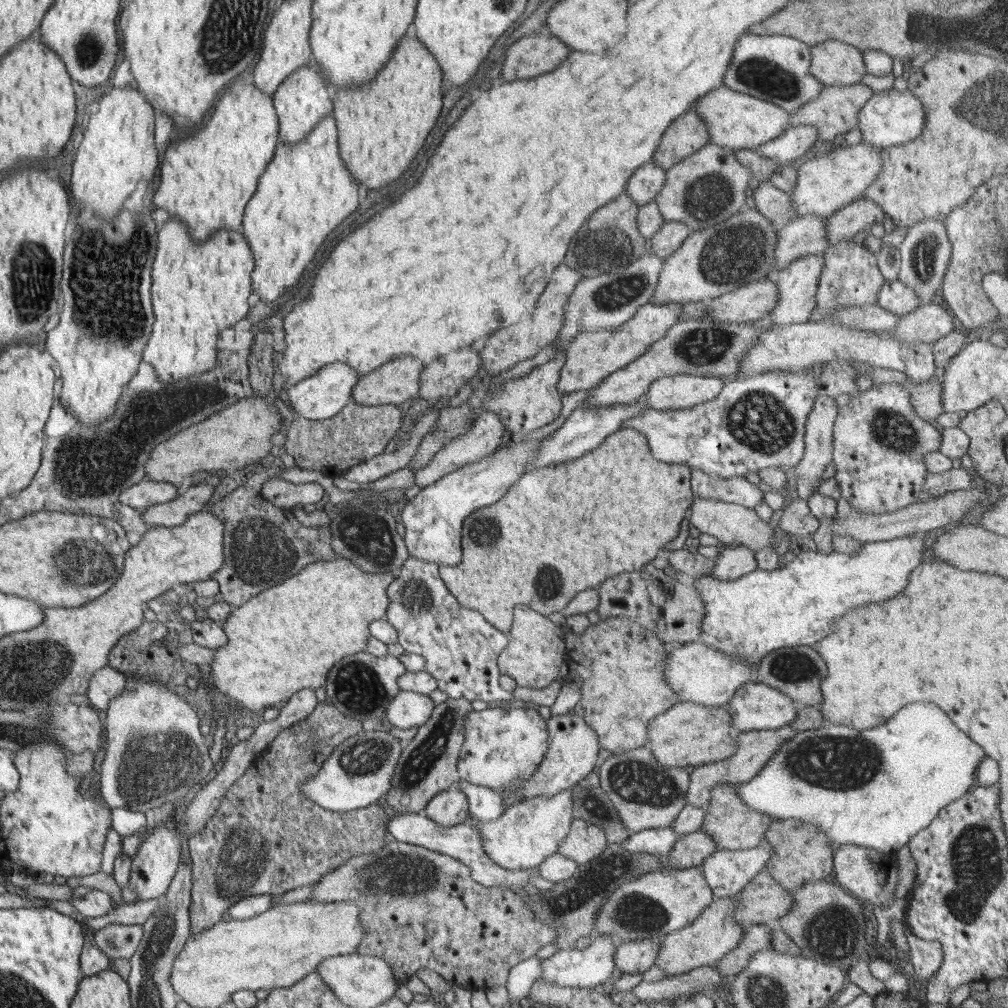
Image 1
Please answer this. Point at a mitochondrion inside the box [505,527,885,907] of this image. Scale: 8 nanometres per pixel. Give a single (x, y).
(638, 782)

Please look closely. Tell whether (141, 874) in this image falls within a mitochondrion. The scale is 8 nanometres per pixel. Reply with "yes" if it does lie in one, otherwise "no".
no

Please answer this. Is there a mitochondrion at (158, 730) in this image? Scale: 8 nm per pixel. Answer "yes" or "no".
yes

